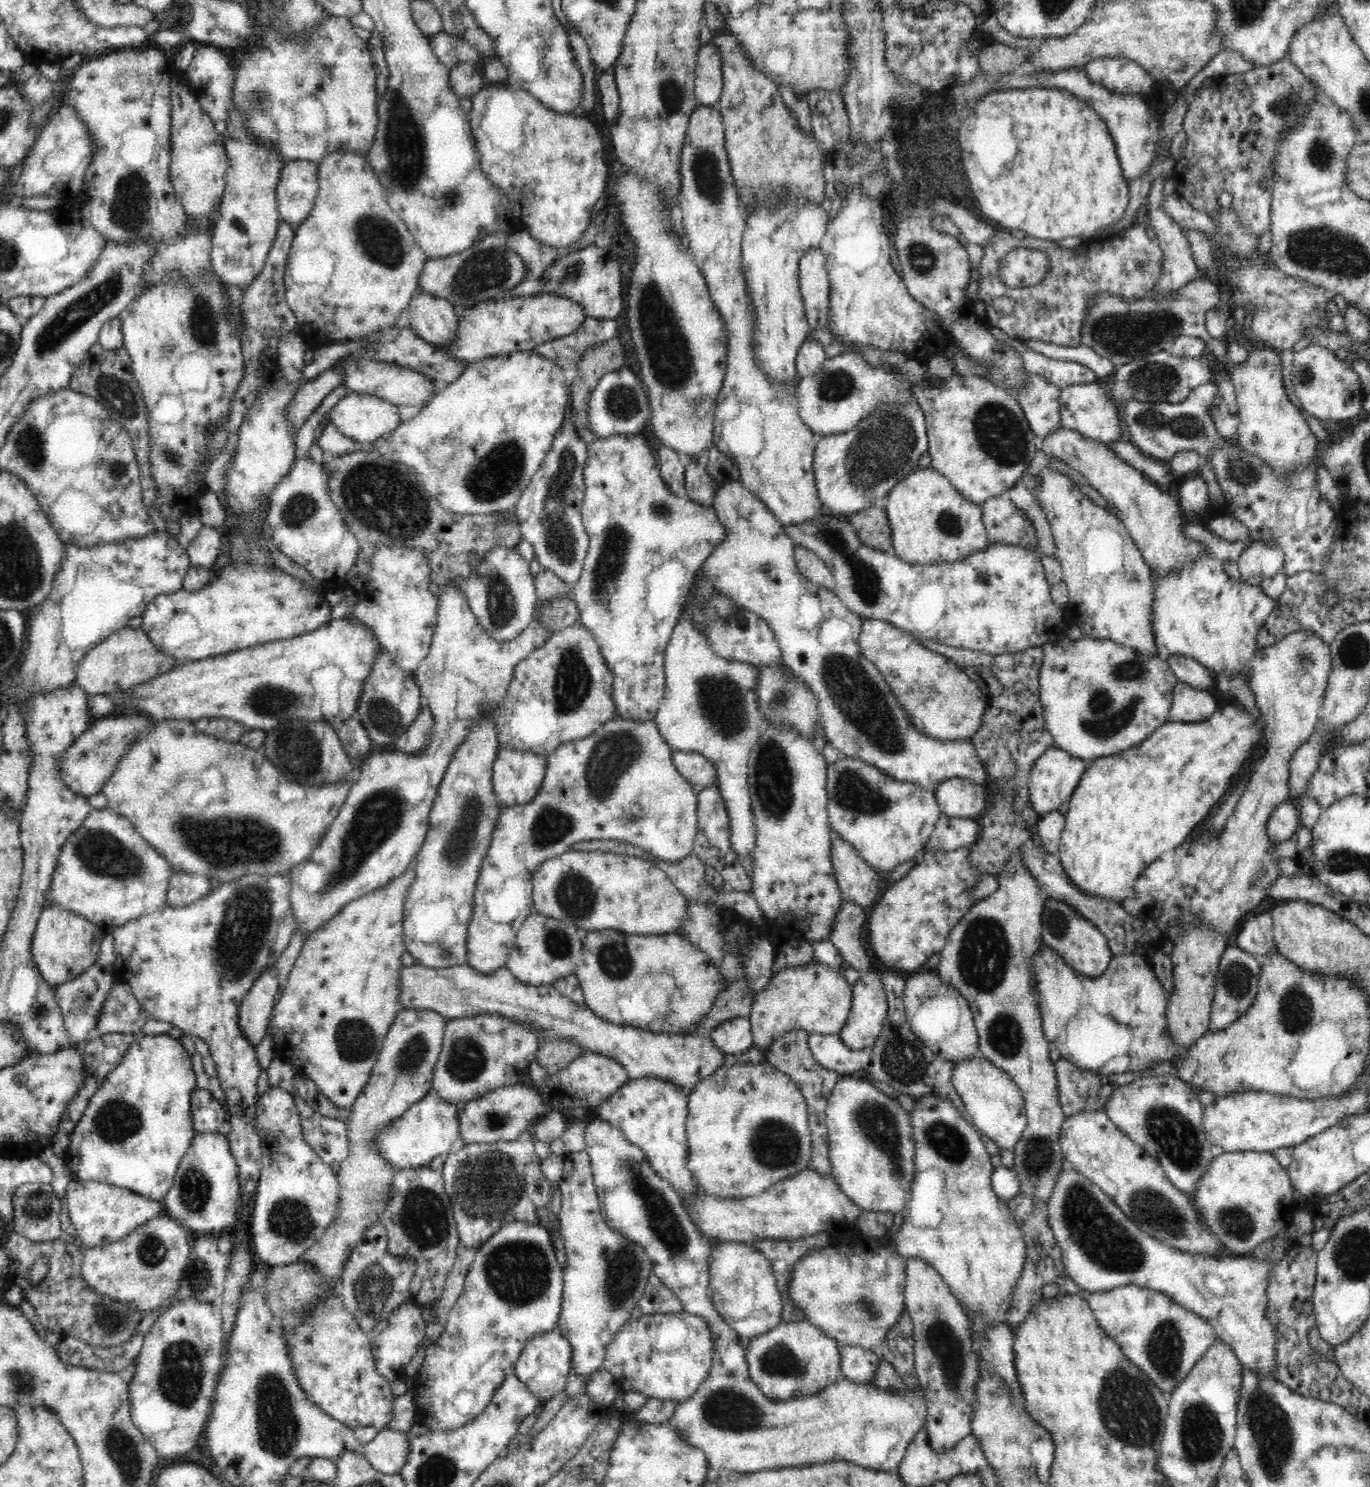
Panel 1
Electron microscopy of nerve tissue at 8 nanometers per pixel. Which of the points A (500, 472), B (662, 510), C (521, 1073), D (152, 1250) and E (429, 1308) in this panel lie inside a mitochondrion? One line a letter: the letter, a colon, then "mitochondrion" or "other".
A: mitochondrion
B: mitochondrion
C: other
D: mitochondrion
E: other

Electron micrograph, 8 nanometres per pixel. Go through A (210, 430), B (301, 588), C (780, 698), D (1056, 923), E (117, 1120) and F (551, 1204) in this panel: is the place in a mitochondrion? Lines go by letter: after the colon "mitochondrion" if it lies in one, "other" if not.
A: other
B: other
C: mitochondrion
D: mitochondrion
E: mitochondrion
F: other

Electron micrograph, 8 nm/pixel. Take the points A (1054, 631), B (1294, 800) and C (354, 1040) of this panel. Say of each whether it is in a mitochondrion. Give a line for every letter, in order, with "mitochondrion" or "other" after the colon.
A: other
B: other
C: mitochondrion

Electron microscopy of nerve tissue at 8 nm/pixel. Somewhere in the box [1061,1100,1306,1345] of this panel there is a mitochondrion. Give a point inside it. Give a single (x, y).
(1169, 1129)

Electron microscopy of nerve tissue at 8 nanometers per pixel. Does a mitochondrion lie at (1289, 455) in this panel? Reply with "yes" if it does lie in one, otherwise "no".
no

